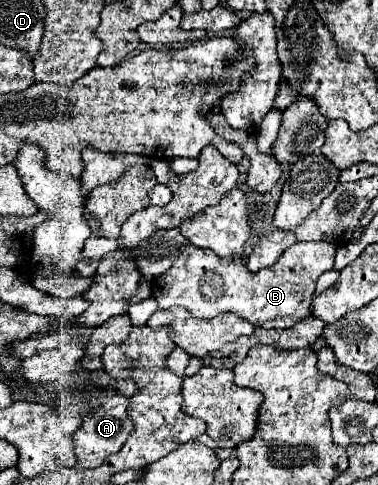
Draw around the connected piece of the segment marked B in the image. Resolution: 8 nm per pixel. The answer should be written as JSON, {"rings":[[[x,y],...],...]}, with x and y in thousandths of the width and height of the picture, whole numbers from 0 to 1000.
{"rings":[[[780,499],[728,544],[664,561],[643,532],[601,536],[548,511],[495,503],[458,540],[458,553],[399,581],[405,610],[421,635],[484,631],[521,656],[616,643],[690,676],[770,676],[786,660],[817,652],[833,581],[854,561],[881,553],[886,515],[892,507],[876,499]]]}

